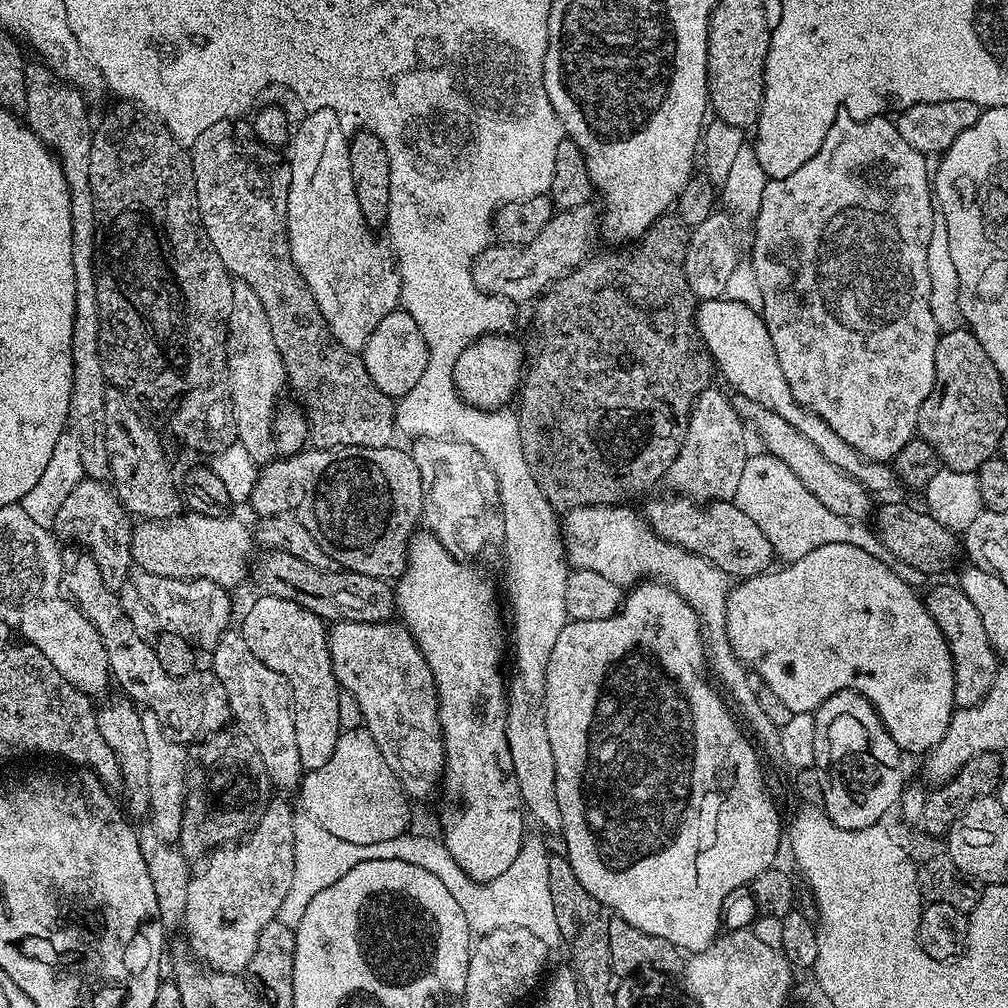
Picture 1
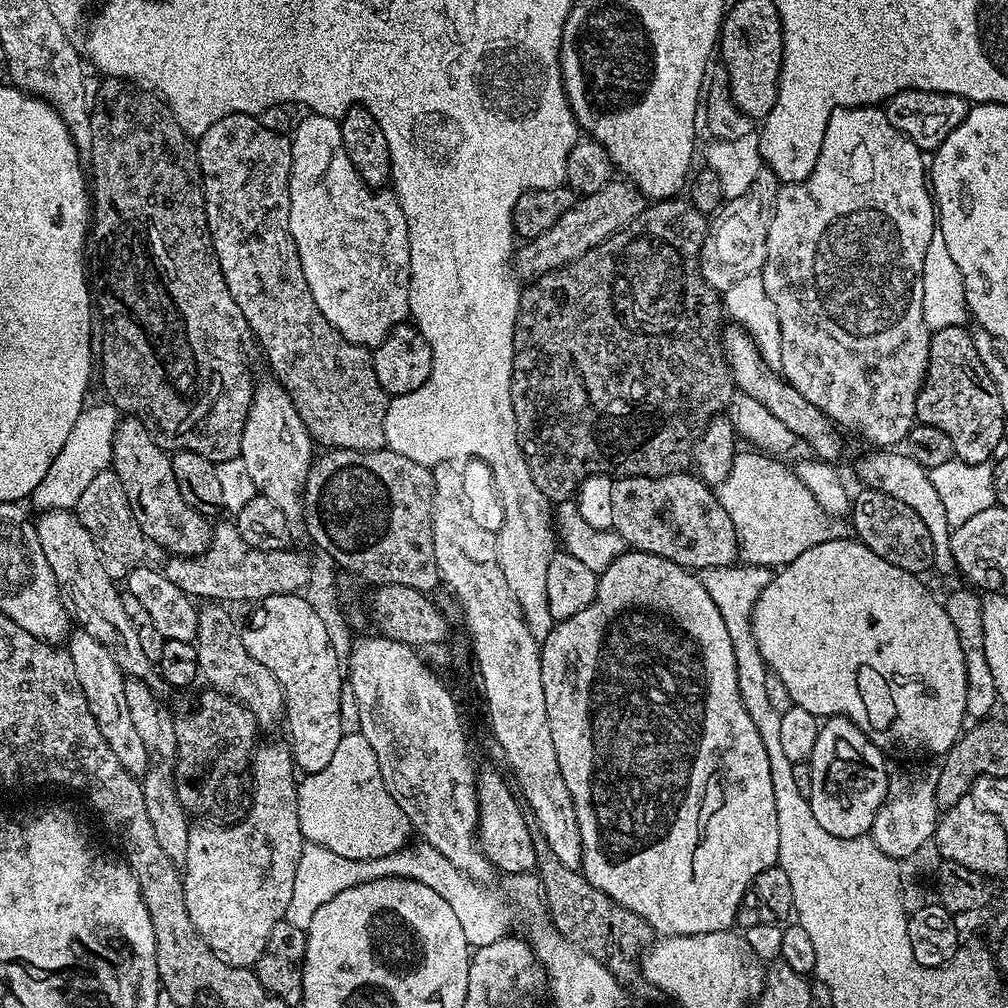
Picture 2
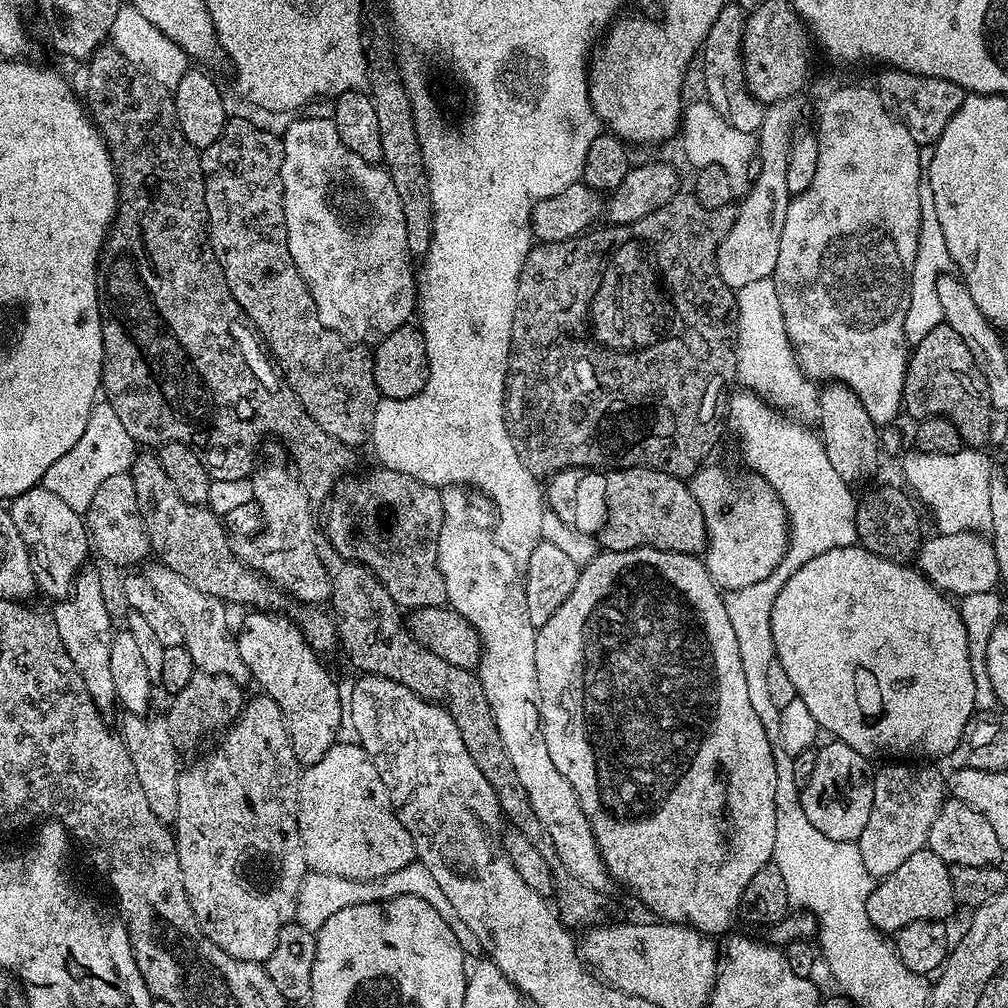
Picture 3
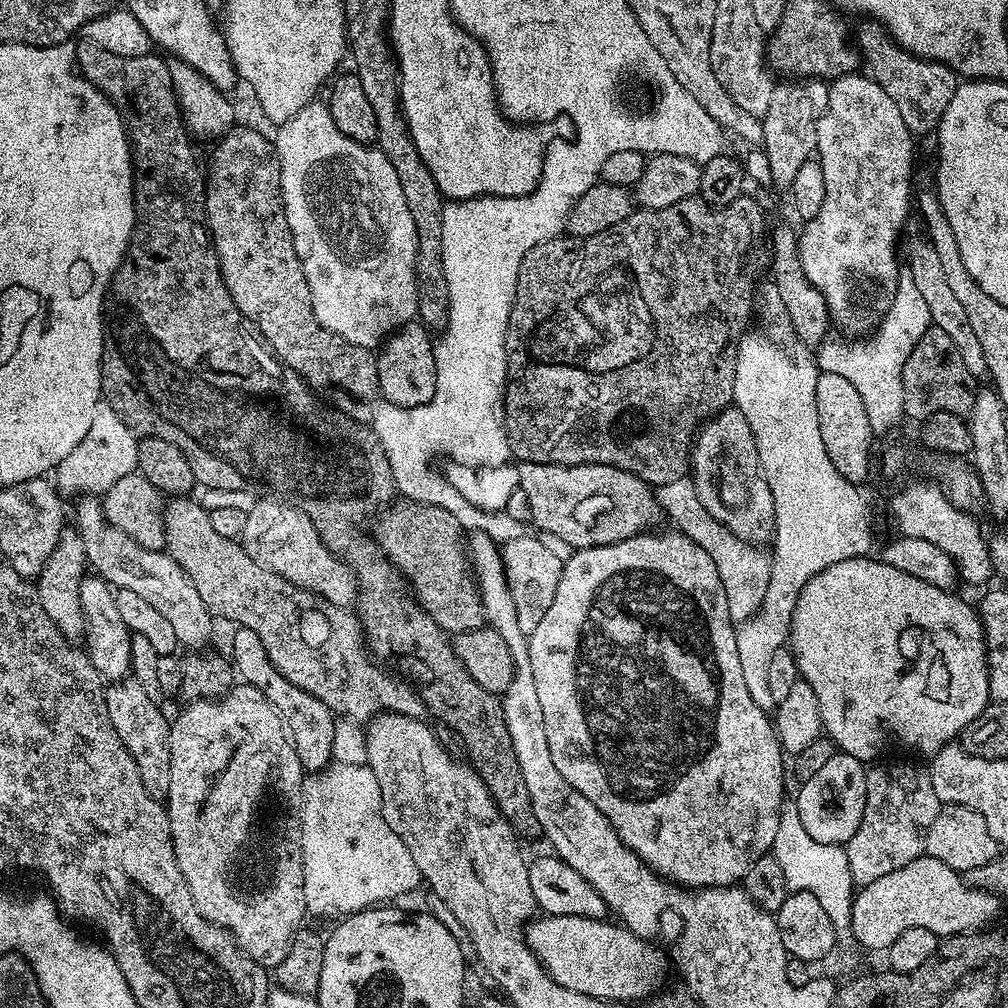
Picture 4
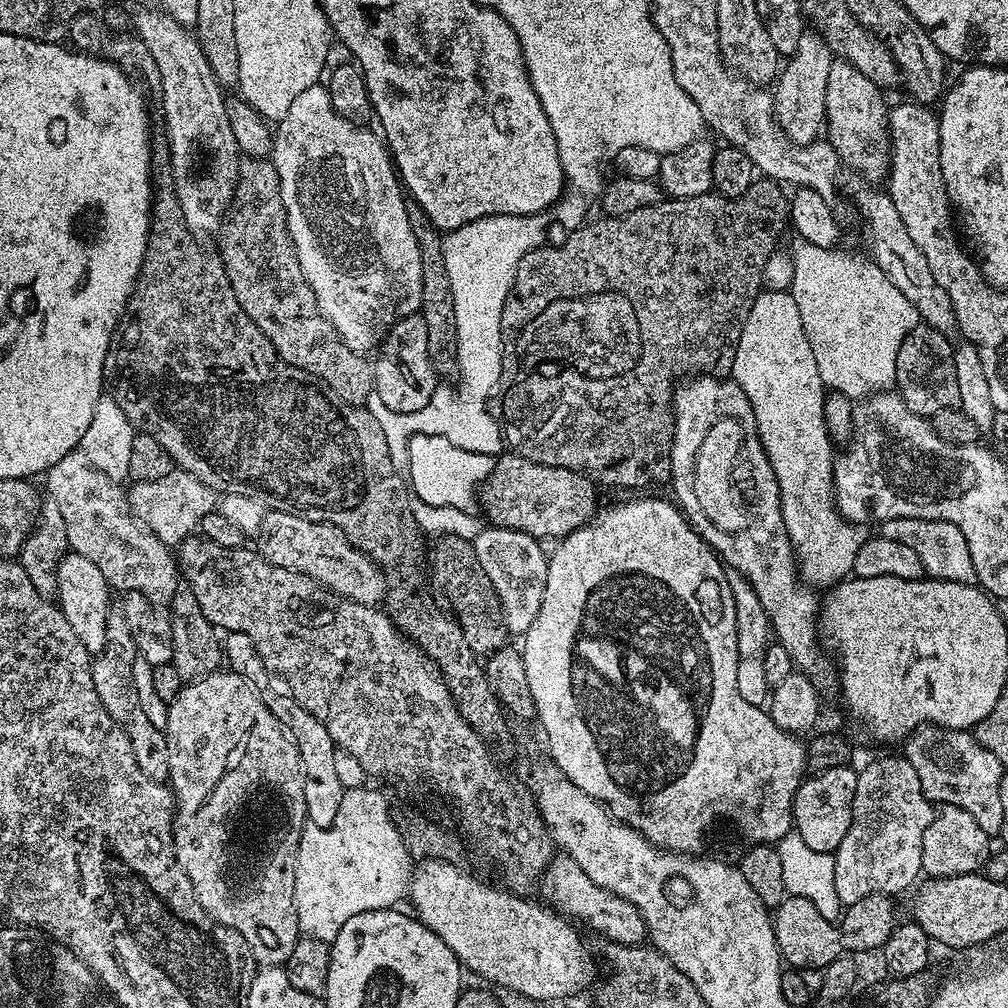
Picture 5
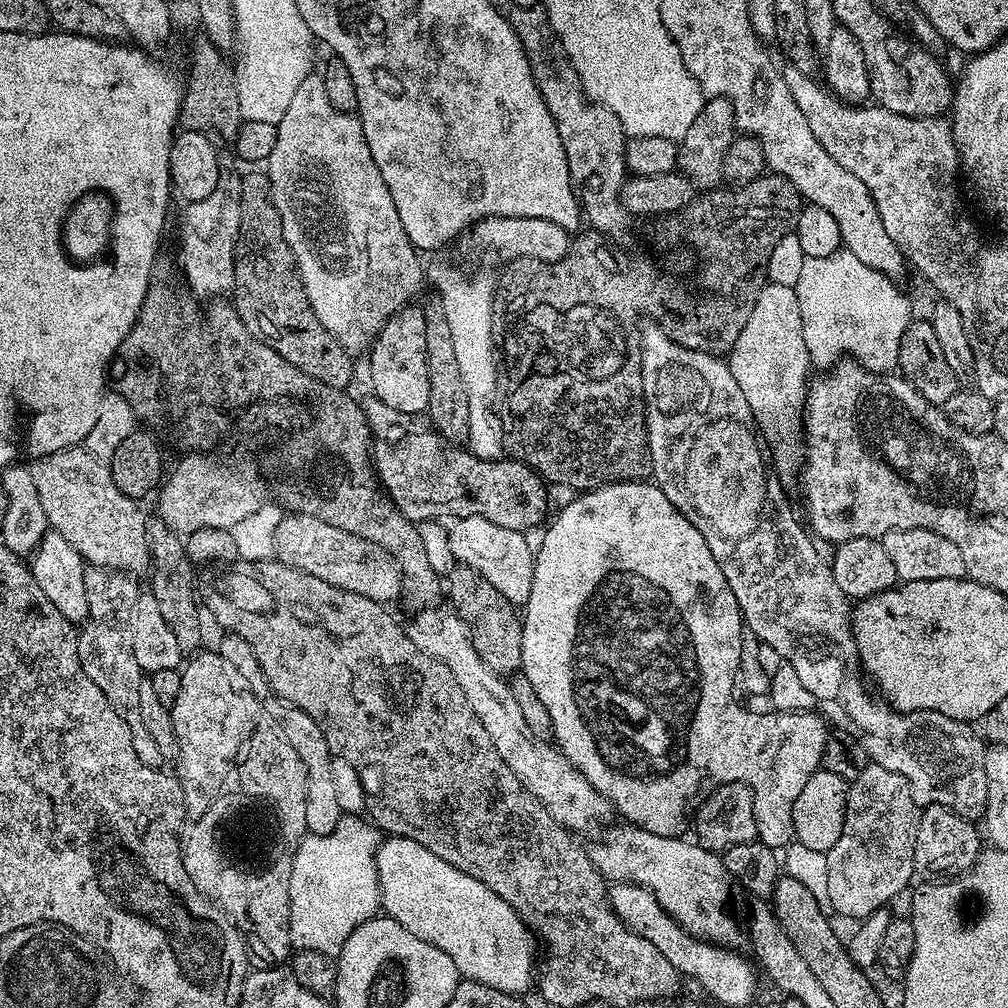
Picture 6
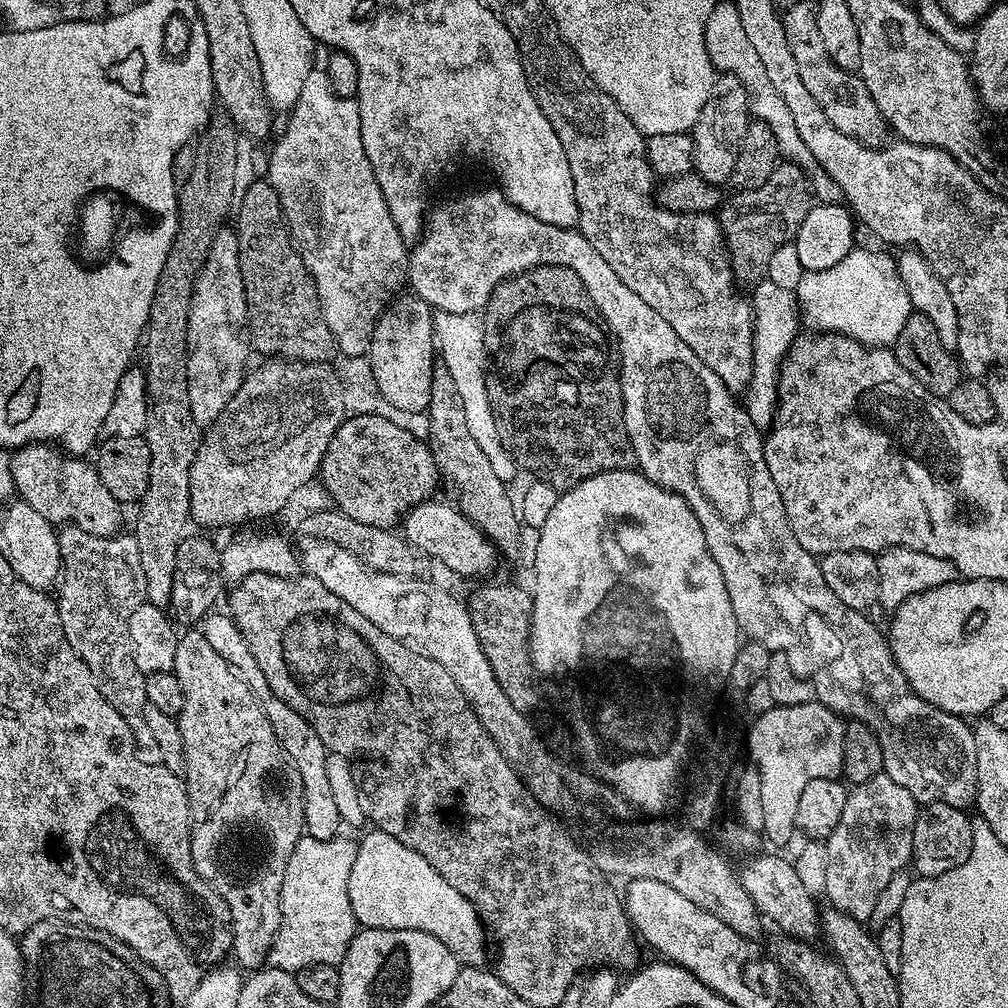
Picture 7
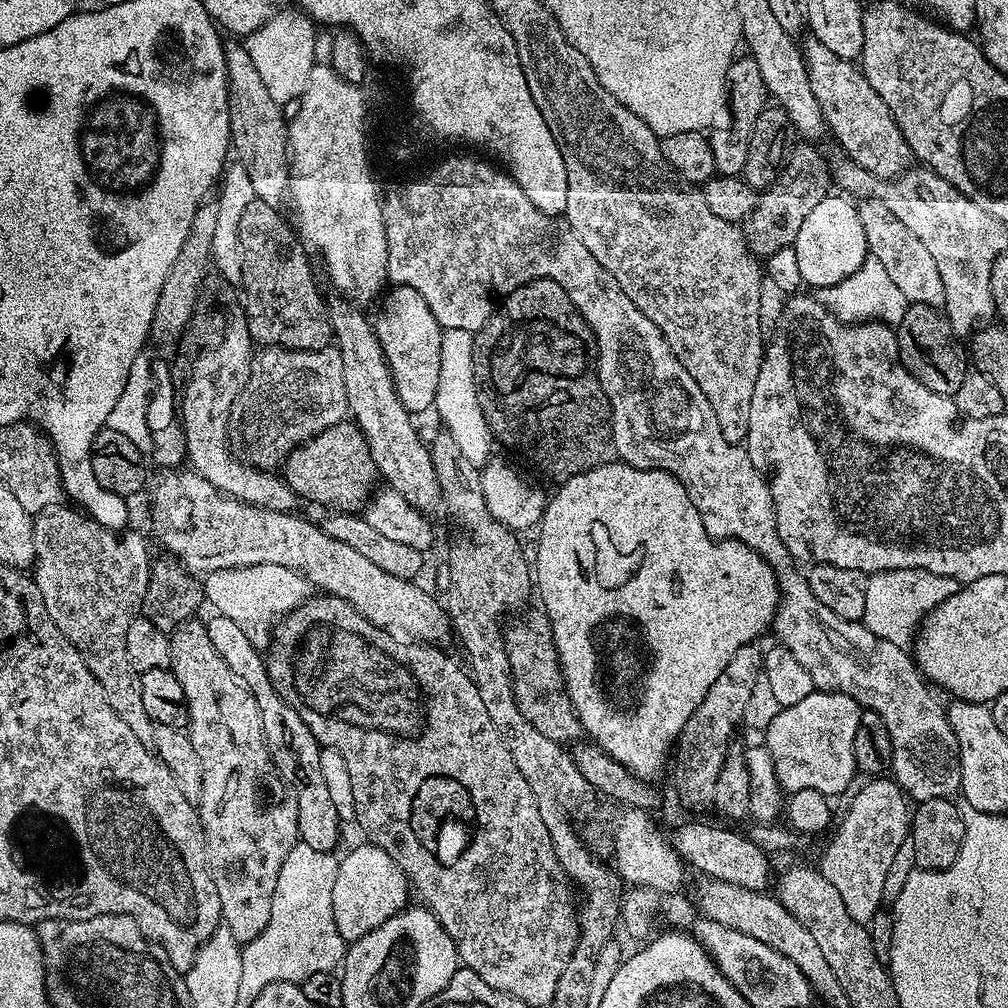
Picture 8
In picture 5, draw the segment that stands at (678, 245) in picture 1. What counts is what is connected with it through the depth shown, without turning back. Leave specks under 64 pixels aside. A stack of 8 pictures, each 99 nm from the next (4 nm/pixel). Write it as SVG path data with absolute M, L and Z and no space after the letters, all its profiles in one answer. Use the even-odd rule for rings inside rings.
M760 178L750 185L746 194L738 198L726 198L715 191L685 200L661 198L654 206L642 206L642 210L634 210L634 214L585 222L571 229L561 244L530 250L526 258L518 262L518 274L504 303L500 327L500 337L504 343L500 378L505 387L502 431L507 447L515 455L530 458L530 462L583 472L593 481L601 485L609 484L612 488L648 488L663 480L664 483L671 481L674 385L689 374L724 378L731 373L734 354L738 350L738 338L742 338L742 326L746 326L746 318L750 318L750 306L754 306L764 288L762 269L766 266L766 258L777 251L779 244L776 243L784 227L787 229L790 224L790 200L786 192L784 196L783 190L777 181Z

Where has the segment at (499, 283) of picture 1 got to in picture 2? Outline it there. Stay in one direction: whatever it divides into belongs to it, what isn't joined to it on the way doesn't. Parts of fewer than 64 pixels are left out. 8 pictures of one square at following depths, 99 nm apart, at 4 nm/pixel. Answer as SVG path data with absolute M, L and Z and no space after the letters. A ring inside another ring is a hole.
M627 179L609 180L606 186L602 186L602 190L594 190L594 194L589 196L580 196L576 205L566 210L566 214L562 214L562 218L558 218L558 222L554 222L554 226L546 230L546 234L538 234L538 238L521 243L515 249L515 275L521 281L531 282L537 276L545 276L555 268L561 268L582 258L582 254L606 242L606 238L610 238L615 232L634 222L634 218L638 218L638 214L642 214L645 207L646 198L636 191Z

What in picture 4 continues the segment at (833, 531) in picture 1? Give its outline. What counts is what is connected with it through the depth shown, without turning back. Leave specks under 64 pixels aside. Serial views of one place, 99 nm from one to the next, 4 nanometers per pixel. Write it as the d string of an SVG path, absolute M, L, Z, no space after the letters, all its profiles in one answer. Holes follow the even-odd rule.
M688 476L659 485L658 499L663 513L676 523L673 525L698 542L698 546L710 554L714 566L718 566L718 578L722 578L722 586L726 590L726 606L730 606L733 624L739 626L747 622L762 606L766 586L770 586L772 562L769 553L763 547L738 539L726 526L719 524L702 506L695 483Z

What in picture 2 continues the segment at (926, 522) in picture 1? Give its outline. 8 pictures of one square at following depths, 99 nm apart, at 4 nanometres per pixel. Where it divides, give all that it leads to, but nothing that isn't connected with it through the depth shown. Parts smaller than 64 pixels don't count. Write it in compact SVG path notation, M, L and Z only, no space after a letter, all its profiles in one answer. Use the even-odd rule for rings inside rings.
M861 487L859 491L860 493L857 496L855 493L850 500L855 539L874 550L878 558L886 558L886 562L898 566L898 570L924 574L927 568L931 569L932 542L926 525L918 514L898 498L883 493L882 490Z

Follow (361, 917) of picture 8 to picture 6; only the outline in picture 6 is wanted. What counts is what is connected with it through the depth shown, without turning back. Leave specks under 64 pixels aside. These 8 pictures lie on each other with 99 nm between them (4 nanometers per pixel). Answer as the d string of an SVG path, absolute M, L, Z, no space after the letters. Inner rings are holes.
M388 836L376 850L376 877L380 883L380 903L383 915L389 916L398 926L406 926L410 934L422 938L422 942L430 942L430 946L438 946L442 954L454 962L461 977L474 982L482 982L482 986L490 986L494 990L502 990L511 996L520 996L534 984L534 969L538 964L538 940L524 919L490 886L478 882L478 878L470 878L462 870L450 866L450 862L442 862L438 854L430 854L426 846L414 842L410 838Z

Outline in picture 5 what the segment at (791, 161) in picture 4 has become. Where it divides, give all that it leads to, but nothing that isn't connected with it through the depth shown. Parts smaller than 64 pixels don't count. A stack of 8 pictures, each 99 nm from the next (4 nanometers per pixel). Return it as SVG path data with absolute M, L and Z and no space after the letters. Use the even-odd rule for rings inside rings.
M805 30L802 38L798 38L798 50L794 50L794 54L787 57L774 81L772 109L776 115L776 125L793 144L812 143L825 127L828 114L826 81L833 59L830 46L826 46L822 34L815 30Z

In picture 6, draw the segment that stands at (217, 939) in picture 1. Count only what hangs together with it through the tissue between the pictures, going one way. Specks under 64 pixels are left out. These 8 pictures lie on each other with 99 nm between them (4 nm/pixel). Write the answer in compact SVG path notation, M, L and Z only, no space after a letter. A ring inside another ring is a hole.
M197 651L189 659L193 660L189 664L187 661L183 665L180 674L182 686L178 689L178 702L170 709L176 735L174 757L176 769L174 772L184 791L184 819L180 833L182 862L186 866L186 874L190 874L190 882L194 882L194 886L198 886L201 894L231 920L232 925L243 936L249 953L255 959L257 956L261 965L280 966L289 959L290 953L293 951L290 938L290 874L294 866L294 854L308 832L306 826L306 782L308 781L306 766L302 766L302 758L298 758L298 754L294 754L294 746L290 746L290 742L286 742L286 738L280 735L273 717L266 711L262 700L260 704L259 698L256 697L259 695L249 686L246 678L242 678L242 674L238 674L238 670L234 670L234 666L230 666L230 662L226 662L226 658L222 658L219 651L204 651Z

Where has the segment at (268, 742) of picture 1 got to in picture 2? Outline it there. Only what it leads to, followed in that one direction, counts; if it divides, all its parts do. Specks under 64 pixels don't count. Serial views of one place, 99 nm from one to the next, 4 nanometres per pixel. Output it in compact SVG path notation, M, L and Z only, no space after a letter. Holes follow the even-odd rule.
M208 602L203 607L196 617L194 641L200 676L208 679L215 691L224 692L246 706L246 710L254 714L261 729L272 728L279 720L281 723L285 719L284 691L282 686L278 686L278 678L274 678L274 674L270 674L270 670L266 670L262 662L254 662L254 658L250 658L246 646L242 646L240 628L232 621L232 616L224 609L227 607L223 603Z

